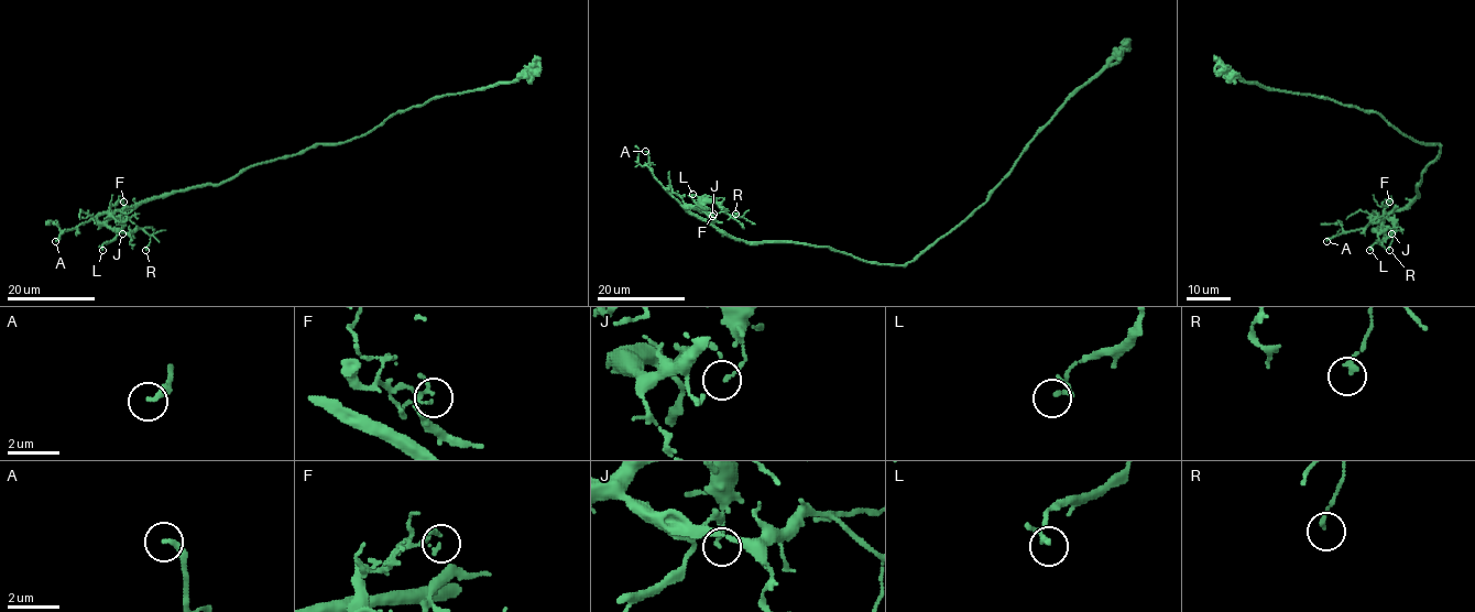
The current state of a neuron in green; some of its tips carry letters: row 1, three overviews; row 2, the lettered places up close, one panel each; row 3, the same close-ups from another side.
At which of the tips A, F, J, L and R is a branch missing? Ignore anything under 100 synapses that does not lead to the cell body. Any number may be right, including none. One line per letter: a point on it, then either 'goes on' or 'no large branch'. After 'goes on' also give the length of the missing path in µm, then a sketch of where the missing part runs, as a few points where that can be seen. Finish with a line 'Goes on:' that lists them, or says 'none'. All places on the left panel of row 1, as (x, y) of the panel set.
A: at (55, 241); goes on; about 25 µm are missing; missing branch runs (55, 241), (45, 236), (59, 235)
F: at (123, 201); no large branch
J: at (122, 233); no large branch
L: at (102, 250); no large branch
R: at (145, 250); no large branch
Goes on: A

